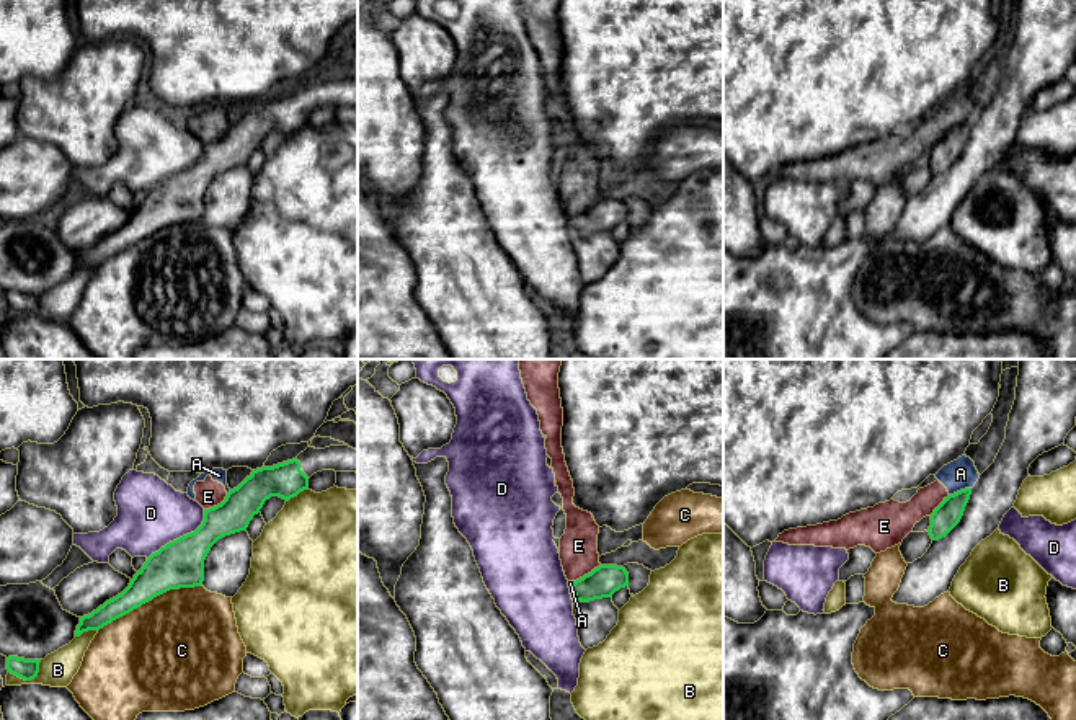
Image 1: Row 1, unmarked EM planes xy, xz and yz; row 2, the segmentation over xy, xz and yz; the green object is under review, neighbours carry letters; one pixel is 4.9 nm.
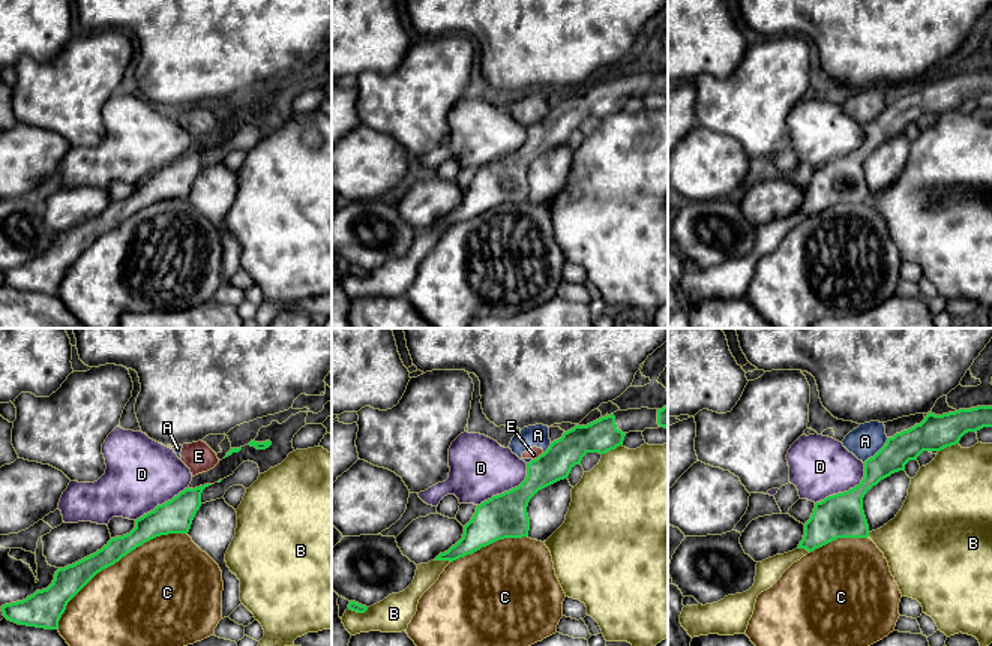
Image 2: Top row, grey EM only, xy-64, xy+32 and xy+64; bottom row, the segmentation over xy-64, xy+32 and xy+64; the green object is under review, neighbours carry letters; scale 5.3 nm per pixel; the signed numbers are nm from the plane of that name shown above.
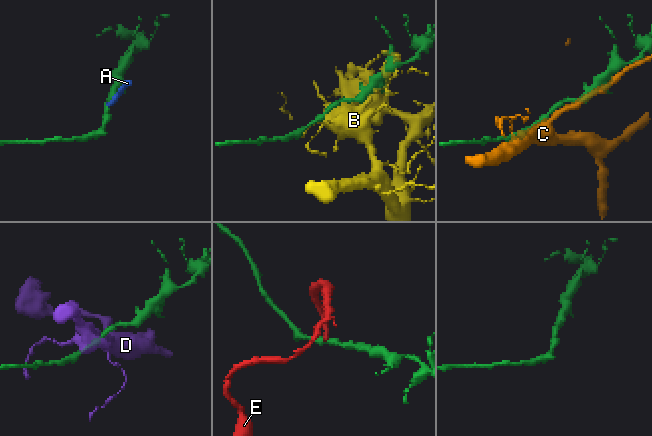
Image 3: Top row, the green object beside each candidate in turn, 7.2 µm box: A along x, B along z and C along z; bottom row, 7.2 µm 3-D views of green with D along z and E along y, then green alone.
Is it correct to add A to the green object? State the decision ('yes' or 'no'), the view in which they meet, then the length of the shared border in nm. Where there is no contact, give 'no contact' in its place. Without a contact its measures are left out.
no | yz | 120 nm

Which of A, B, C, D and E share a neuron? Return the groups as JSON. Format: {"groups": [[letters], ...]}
{"groups": [["A", "E"], ["B"], ["C"], ["D"]]}

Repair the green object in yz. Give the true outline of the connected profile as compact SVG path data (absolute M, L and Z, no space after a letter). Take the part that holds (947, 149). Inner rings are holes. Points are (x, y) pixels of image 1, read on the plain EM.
M972 122L960 124L944 132L944 136L934 144L927 163L932 175L945 171L960 157L970 129Z

